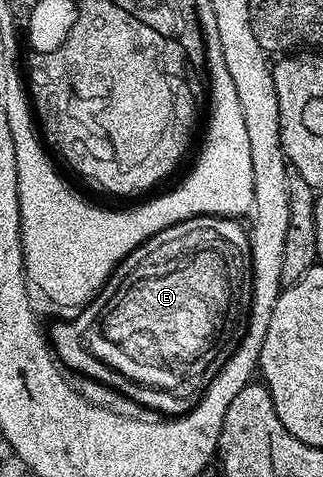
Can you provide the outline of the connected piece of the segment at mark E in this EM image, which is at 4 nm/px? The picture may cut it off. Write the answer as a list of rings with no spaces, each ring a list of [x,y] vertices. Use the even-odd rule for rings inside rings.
[[[192,216],[189,220],[181,220],[178,224],[172,224],[163,229],[149,240],[144,240],[132,254],[126,256],[116,268],[113,275],[106,280],[100,292],[80,309],[81,312],[74,320],[65,320],[51,328],[51,343],[58,360],[66,368],[80,372],[82,376],[90,380],[98,380],[100,384],[106,384],[117,392],[124,394],[127,399],[142,404],[143,407],[159,412],[168,418],[181,416],[184,412],[190,412],[201,399],[201,395],[207,390],[207,386],[219,374],[219,370],[231,358],[231,354],[241,344],[245,337],[245,325],[249,323],[249,307],[253,304],[253,269],[249,259],[249,238],[246,229],[240,228],[238,221],[224,216]]]

